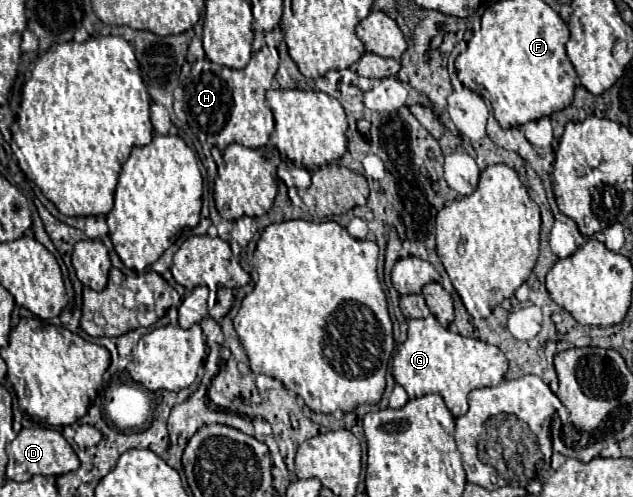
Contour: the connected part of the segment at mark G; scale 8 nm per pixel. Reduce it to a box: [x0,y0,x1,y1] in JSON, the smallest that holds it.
[394,314,508,418]

